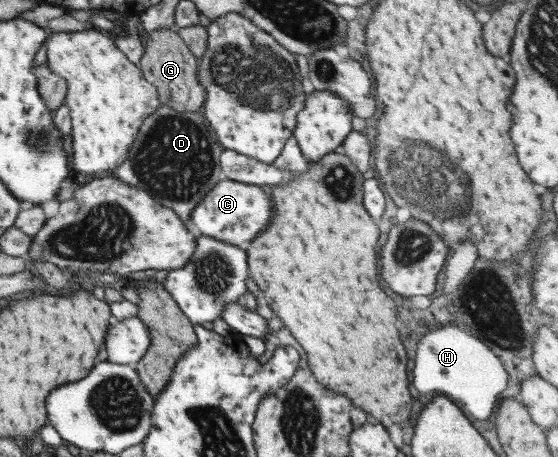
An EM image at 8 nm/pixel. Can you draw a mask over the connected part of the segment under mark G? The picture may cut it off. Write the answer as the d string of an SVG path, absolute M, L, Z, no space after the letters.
M175 27L156 29L148 33L138 66L144 79L156 88L160 108L169 108L178 112L201 112L204 89L196 78L197 59L180 39Z

